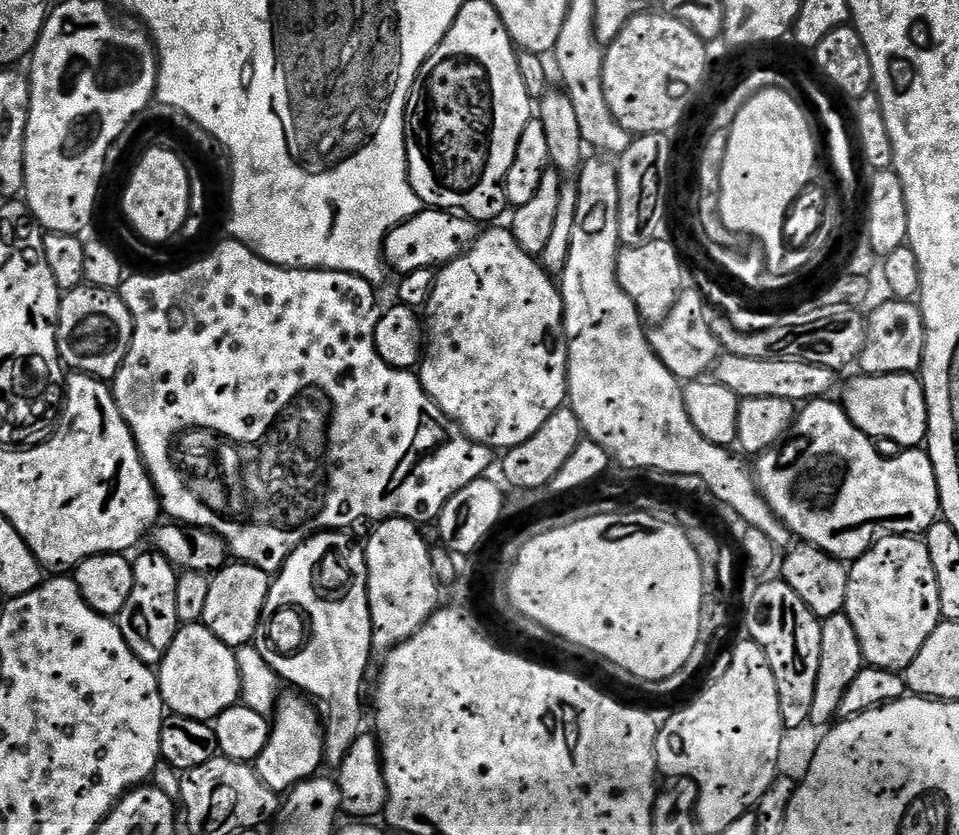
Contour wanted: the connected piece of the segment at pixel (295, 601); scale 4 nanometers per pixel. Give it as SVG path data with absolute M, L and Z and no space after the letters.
M325 530L317 532L308 540L304 540L290 554L290 558L286 558L286 562L280 567L279 572L275 573L274 579L268 585L268 597L262 606L262 618L258 622L258 630L256 631L255 646L262 654L262 658L266 658L266 662L285 685L293 684L293 689L299 690L301 693L307 694L313 701L322 703L328 707L328 716L323 721L324 730L324 759L332 766L338 766L346 754L346 750L350 750L350 746L354 744L365 731L364 728L364 700L360 697L360 691L364 688L364 675L368 672L368 659L374 656L372 646L372 619L370 618L370 606L368 605L368 567L366 566L366 558L364 557L364 548L356 545L354 541L348 537L349 533L344 530Z

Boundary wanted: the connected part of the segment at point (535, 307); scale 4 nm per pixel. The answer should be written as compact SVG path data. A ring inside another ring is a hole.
M488 226L488 228L477 235L474 243L467 248L465 252L462 253L458 258L454 258L449 264L443 265L436 272L436 281L432 287L432 293L428 299L426 305L426 347L424 350L423 357L418 365L418 375L420 378L420 384L426 390L426 394L435 402L435 404L440 407L440 409L445 412L445 414L453 420L459 428L468 435L474 442L479 444L485 444L487 448L493 450L507 450L518 446L522 442L526 442L526 438L530 438L534 434L538 434L538 429L542 427L542 422L546 422L546 418L550 418L550 414L557 412L559 408L565 407L567 398L568 398L568 343L566 342L566 334L564 333L564 303L560 297L560 290L557 284L557 281L549 275L547 269L544 268L541 261L530 255L526 250L522 250L522 246L518 246L518 242L514 238L511 227L504 226L504 228L492 228L496 226Z

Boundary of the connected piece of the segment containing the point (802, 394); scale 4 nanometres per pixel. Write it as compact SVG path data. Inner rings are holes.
M721 355L716 362L714 378L726 390L734 390L734 394L743 399L750 398L786 398L793 402L807 402L827 397L828 392L836 384L837 373L826 366L818 366L810 362L798 362L797 360L783 360L782 358L742 358L741 356Z

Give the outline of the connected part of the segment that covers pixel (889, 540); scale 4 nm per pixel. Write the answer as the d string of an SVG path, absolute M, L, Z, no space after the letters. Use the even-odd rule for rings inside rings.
M887 536L877 540L876 545L869 552L862 554L857 560L851 561L848 568L848 589L843 613L850 618L850 622L854 622L854 630L858 634L858 642L862 646L865 665L903 673L904 669L910 666L910 662L914 662L914 658L918 658L918 650L922 650L922 646L926 646L926 638L930 638L930 634L934 634L934 630L942 623L938 606L938 577L934 574L934 562L930 562L930 550L927 543L915 536Z

